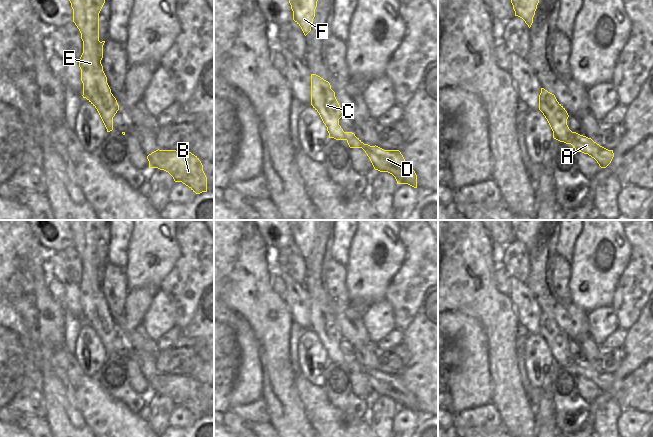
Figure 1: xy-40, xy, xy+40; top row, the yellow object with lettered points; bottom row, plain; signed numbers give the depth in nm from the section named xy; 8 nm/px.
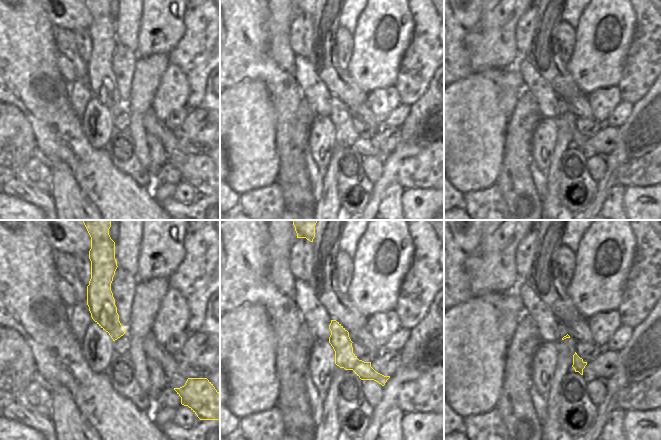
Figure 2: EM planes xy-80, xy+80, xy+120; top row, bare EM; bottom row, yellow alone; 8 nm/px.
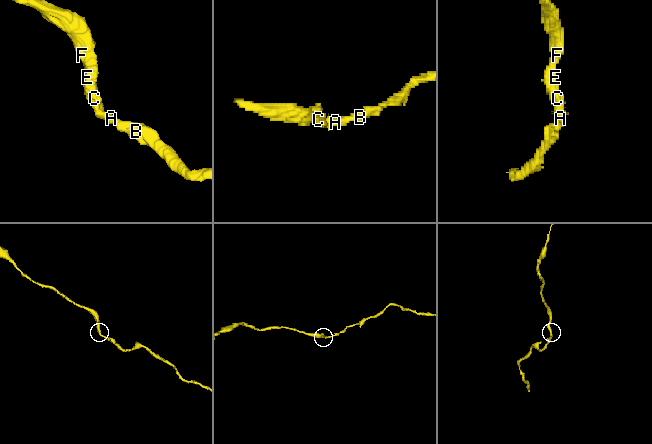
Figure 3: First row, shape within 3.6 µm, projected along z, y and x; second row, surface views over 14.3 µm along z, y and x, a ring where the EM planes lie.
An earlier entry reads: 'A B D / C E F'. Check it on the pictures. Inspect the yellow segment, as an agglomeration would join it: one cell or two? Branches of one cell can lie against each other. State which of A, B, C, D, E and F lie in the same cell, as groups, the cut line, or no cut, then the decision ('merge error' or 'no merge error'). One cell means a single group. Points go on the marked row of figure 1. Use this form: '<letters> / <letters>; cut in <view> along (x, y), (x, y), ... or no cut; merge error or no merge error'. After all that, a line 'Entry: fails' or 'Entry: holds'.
A B C D E F; no cut; no merge error
Entry: fails

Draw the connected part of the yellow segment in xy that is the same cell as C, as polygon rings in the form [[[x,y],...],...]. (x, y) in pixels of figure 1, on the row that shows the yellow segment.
[[[311,74],[311,105],[327,127],[329,138],[346,140],[350,148],[362,148],[375,170],[392,174],[397,184],[408,184],[417,188],[417,175],[407,165],[399,150],[384,150],[376,145],[364,144],[354,133],[343,131],[339,125],[343,113],[335,92],[328,81],[316,74]]]

